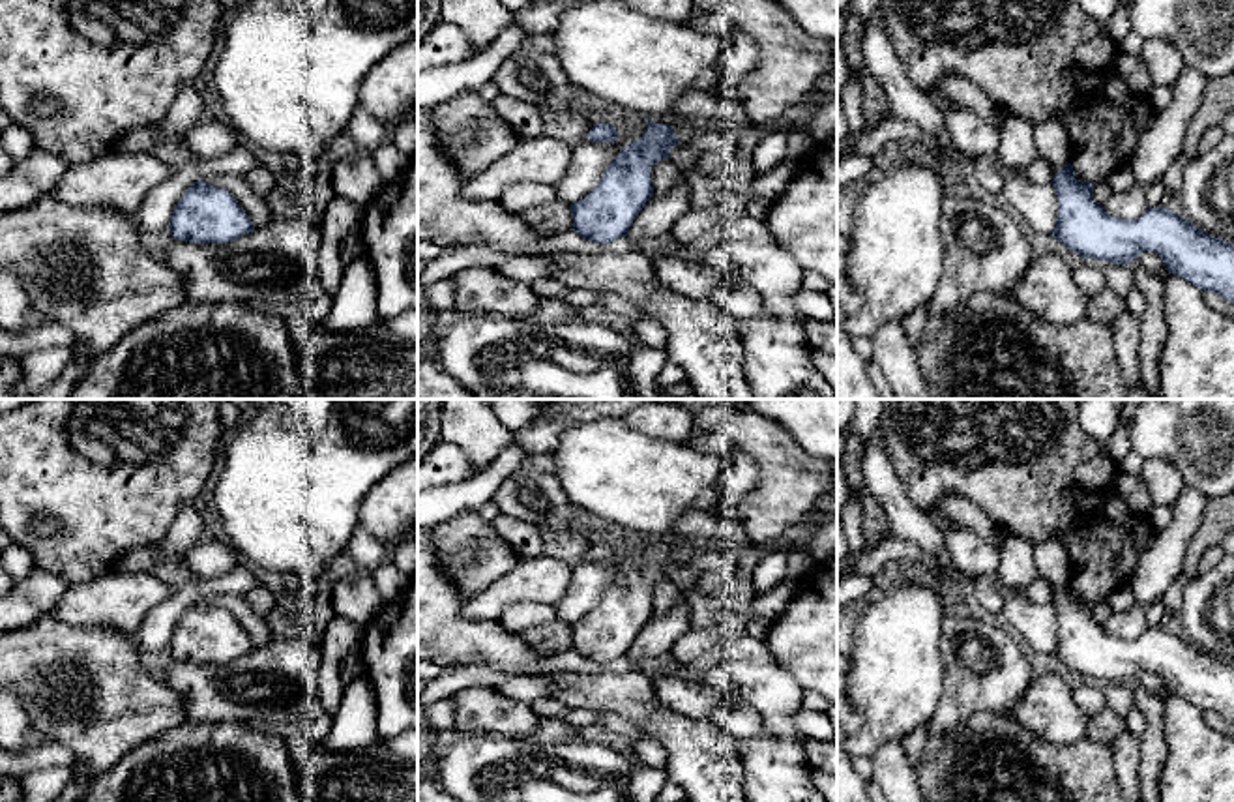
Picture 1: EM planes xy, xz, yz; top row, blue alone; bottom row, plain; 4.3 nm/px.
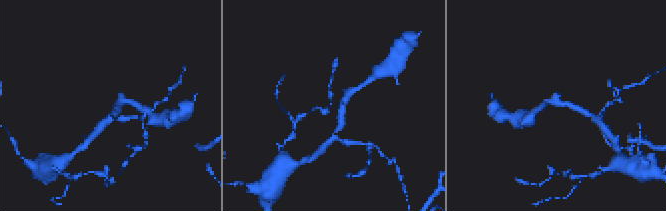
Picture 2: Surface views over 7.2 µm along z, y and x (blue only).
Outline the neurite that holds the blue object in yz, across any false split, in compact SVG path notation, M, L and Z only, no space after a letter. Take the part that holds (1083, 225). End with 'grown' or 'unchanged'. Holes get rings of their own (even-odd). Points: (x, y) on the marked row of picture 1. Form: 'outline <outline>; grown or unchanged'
outline M1071 163L1054 172L1052 182L1058 195L1058 219L1050 236L1082 259L1107 260L1112 264L1133 264L1133 260L1152 251L1161 257L1167 270L1187 279L1202 292L1215 292L1234 304L1234 244L1215 238L1185 221L1178 214L1157 206L1148 206L1137 219L1122 219L1105 212L1094 200L1094 186L1075 178Z; unchanged

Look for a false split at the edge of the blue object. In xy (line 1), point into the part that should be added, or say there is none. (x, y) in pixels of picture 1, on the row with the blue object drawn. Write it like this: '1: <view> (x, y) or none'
1: none

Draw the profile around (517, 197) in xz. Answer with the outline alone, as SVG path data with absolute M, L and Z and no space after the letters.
M522 182L506 187L506 191L496 200L504 210L511 214L524 212L532 206L543 206L547 202L558 200L558 193L552 186Z

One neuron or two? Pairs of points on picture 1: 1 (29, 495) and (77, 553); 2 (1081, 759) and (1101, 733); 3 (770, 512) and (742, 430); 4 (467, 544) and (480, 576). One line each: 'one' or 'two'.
1: one
2: two
3: one
4: one

